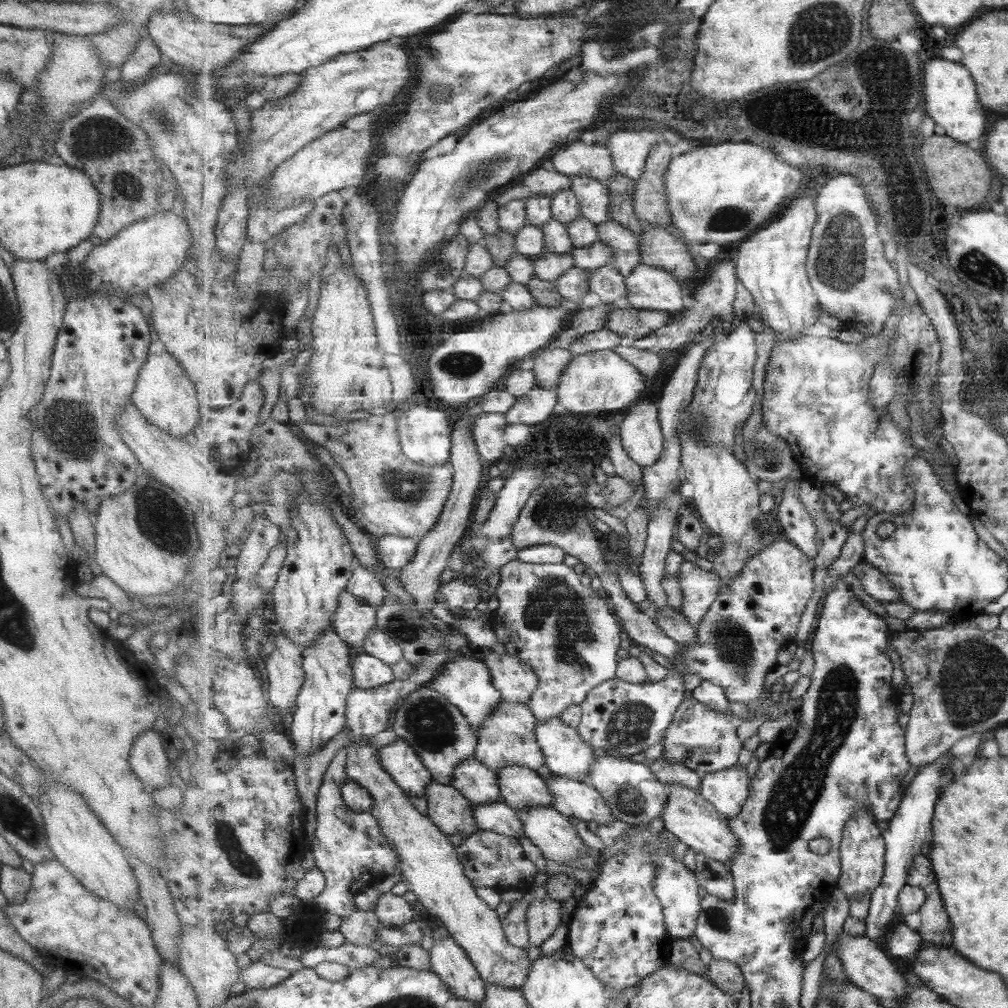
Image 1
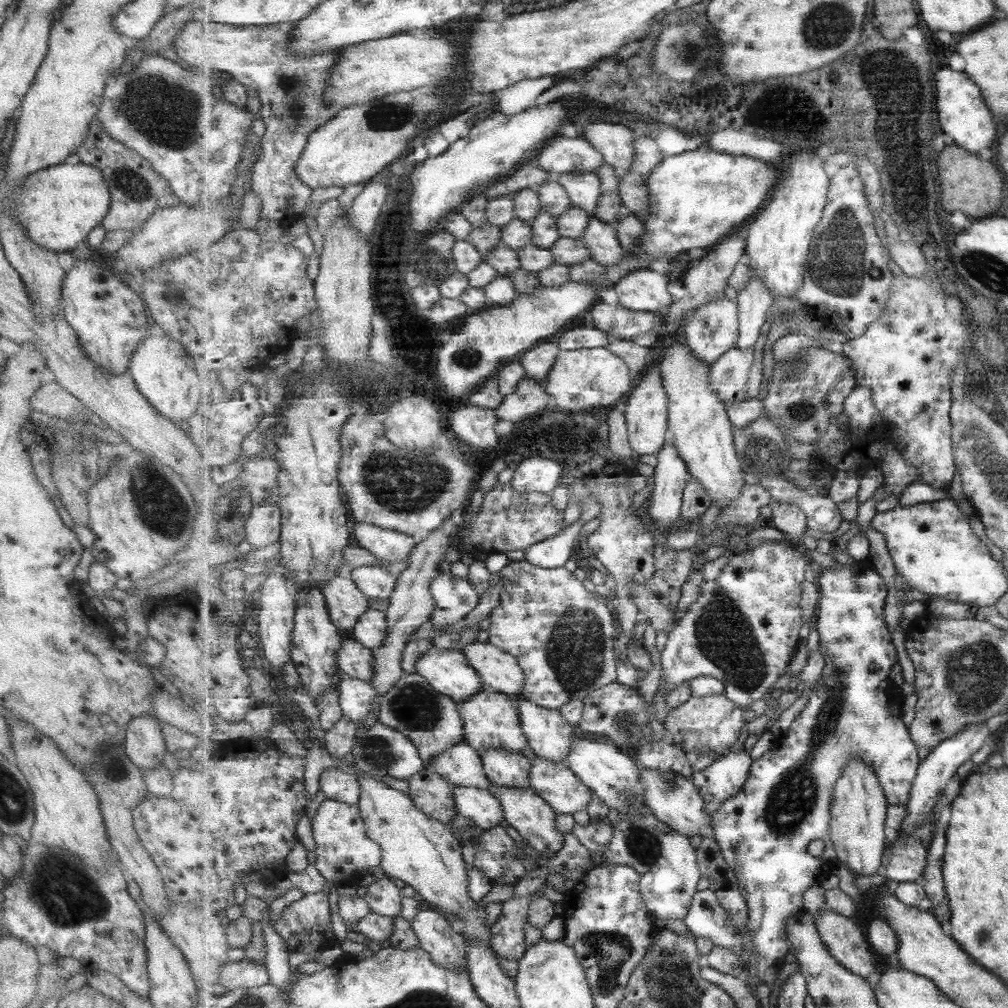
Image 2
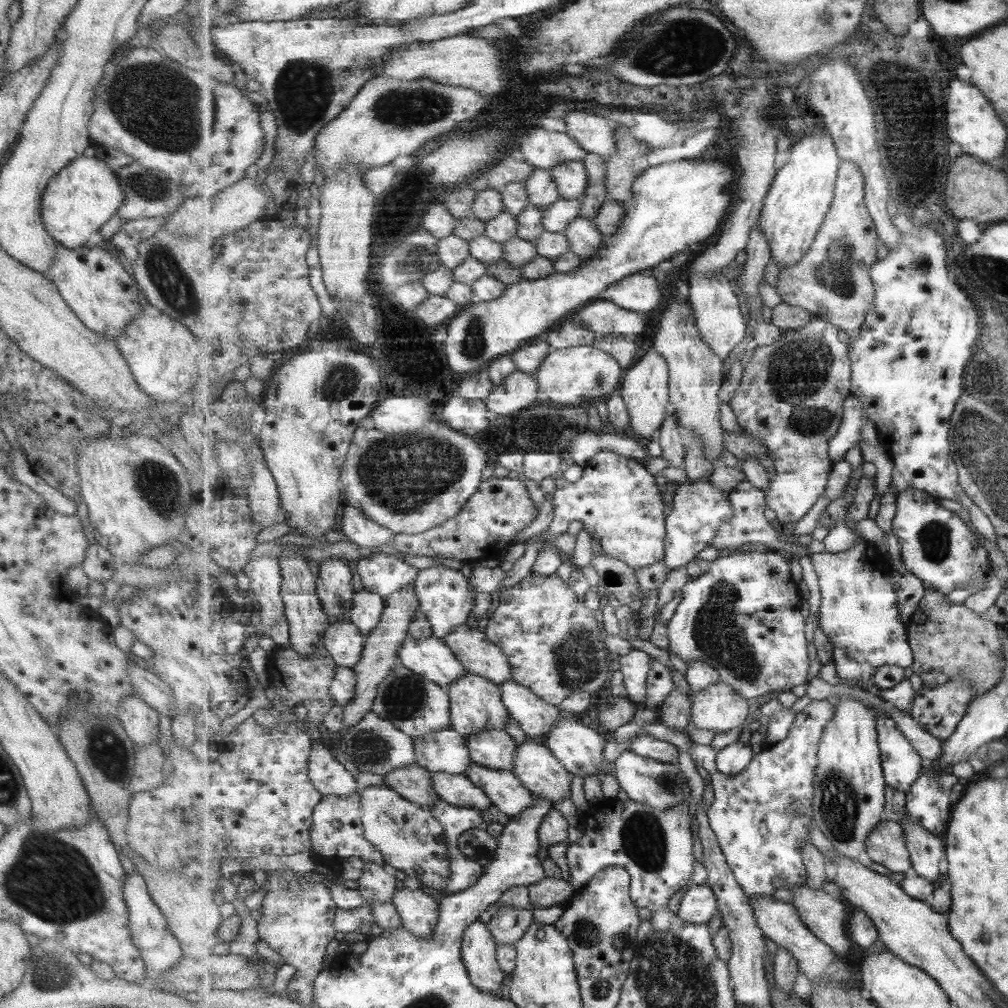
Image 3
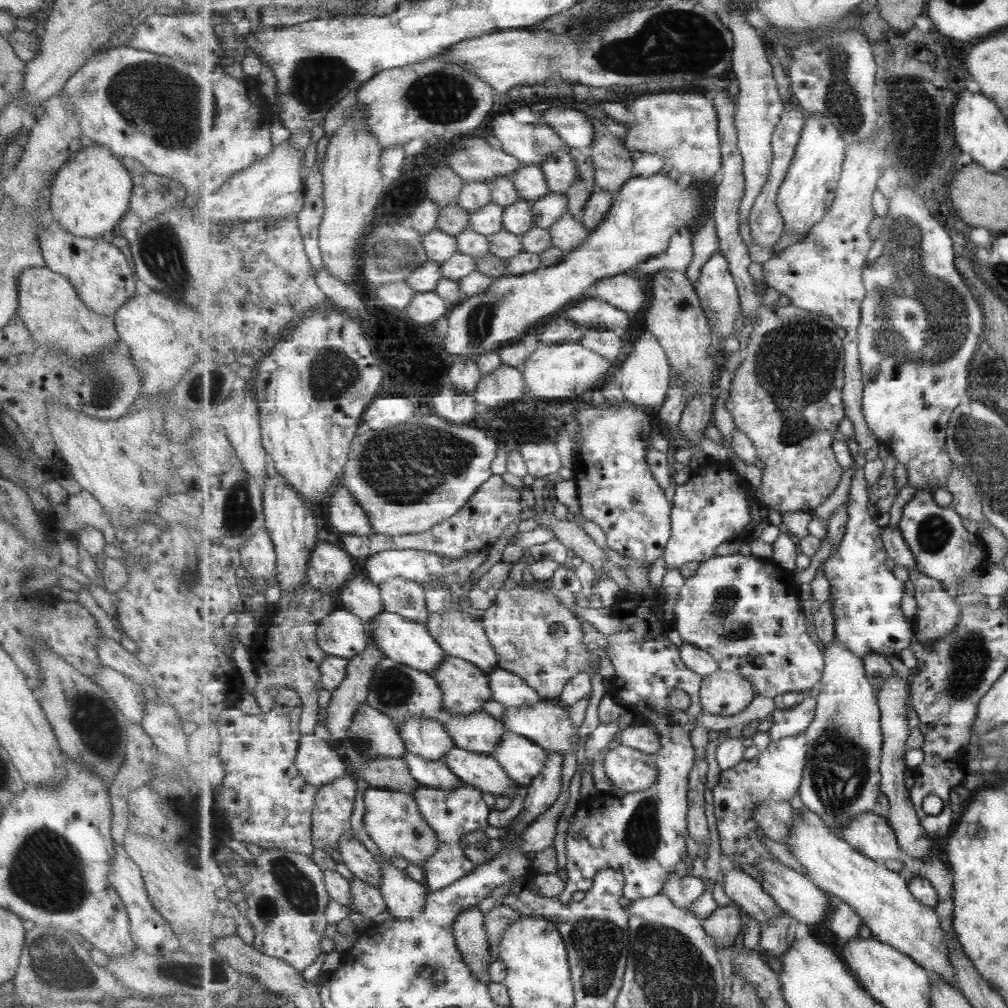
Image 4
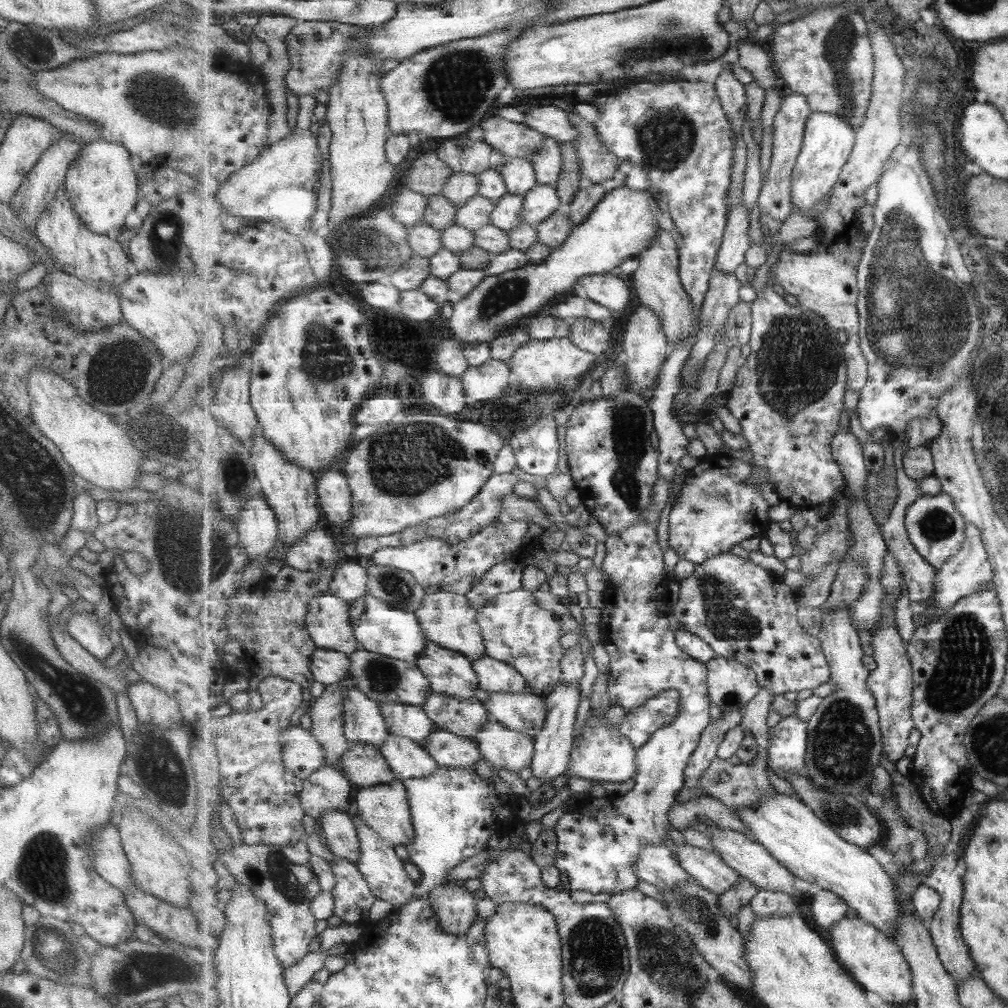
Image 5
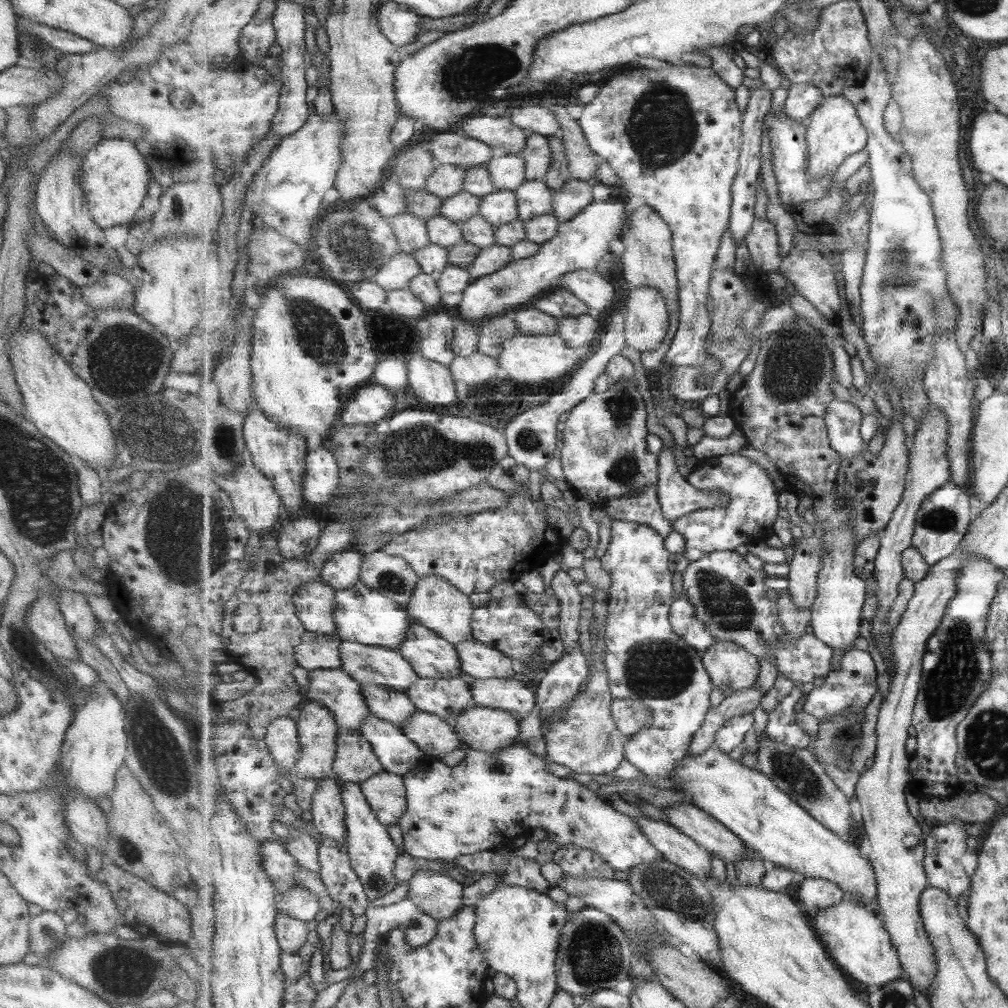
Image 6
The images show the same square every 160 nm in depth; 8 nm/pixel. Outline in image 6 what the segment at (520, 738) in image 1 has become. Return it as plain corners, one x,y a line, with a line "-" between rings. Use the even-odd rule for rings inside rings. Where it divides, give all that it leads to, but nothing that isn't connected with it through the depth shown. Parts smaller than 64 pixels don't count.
409,616
411,627
399,652
421,679
457,679
461,676
461,657
456,646
439,637
432,629

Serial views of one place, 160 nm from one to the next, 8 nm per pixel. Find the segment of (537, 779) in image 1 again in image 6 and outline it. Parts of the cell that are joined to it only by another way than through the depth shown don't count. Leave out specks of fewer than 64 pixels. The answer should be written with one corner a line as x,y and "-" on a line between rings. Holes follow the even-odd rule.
421,679
407,694
417,705
419,711
436,714
453,723
464,710
475,705
472,689
465,680

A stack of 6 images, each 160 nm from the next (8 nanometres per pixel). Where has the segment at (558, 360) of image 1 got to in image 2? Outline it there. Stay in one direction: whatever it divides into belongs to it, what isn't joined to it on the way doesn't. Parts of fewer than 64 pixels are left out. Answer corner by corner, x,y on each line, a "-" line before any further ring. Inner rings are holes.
543,342
522,354
519,362
525,367
527,377
545,385
561,351
559,344

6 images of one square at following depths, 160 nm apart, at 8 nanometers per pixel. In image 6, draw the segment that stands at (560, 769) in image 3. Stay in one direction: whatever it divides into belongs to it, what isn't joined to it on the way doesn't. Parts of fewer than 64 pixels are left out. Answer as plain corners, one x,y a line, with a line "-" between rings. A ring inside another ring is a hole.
470,706
453,724
457,736
470,749
499,753
519,745
519,721
512,712
500,708

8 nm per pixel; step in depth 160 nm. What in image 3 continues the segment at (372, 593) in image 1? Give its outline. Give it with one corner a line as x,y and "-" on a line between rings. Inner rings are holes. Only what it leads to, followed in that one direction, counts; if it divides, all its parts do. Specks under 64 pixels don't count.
372,553
358,562
356,572
363,589
385,598
392,596
408,585
414,584
420,570
407,564
395,555

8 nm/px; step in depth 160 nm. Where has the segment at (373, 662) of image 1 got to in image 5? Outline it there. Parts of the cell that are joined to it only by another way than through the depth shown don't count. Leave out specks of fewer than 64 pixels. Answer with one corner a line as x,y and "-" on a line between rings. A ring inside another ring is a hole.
324,592
309,603
305,622
317,648
343,652
349,656
361,649
351,622
350,605

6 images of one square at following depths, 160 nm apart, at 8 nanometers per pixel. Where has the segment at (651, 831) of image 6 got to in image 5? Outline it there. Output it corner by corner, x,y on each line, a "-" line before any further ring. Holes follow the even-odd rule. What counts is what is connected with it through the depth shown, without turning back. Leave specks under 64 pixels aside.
689,844
677,847
677,860
705,889
721,896
742,880
742,876
715,851
699,849

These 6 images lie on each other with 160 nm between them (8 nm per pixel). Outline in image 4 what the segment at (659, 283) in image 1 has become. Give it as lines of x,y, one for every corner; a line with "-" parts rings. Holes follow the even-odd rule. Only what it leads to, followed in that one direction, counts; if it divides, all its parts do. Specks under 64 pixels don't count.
625,274
596,282
593,288
589,289
586,298
607,301
632,315
643,310
647,302
647,294
643,286
634,277

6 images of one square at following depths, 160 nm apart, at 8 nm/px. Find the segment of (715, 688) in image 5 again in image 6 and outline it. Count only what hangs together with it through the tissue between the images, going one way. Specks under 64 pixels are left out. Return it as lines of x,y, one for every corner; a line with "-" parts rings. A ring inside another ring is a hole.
716,642
703,659
714,687
725,696
755,687
760,679
760,660
739,644

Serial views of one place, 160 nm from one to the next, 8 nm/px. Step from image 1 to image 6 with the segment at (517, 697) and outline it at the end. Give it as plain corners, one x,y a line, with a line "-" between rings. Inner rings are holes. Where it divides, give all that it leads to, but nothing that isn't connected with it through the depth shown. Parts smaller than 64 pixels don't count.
433,575
420,578
415,595
406,611
415,621
419,621
421,625
432,629
439,637
456,646
465,641
473,641
474,610
471,598
462,593
461,589
440,576

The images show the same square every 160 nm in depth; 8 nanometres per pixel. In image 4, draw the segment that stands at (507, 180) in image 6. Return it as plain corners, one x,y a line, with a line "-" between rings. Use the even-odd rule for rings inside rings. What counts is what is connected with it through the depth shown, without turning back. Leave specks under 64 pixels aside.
525,165
513,175
514,184
521,199
528,202
547,197
550,189
547,177
539,165

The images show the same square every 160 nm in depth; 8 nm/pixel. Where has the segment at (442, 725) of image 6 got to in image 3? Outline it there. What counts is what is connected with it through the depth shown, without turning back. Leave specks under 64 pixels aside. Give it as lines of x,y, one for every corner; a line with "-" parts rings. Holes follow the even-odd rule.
472,762
467,776
481,787
494,806
510,819
517,818
536,803
536,796
513,772
495,770

